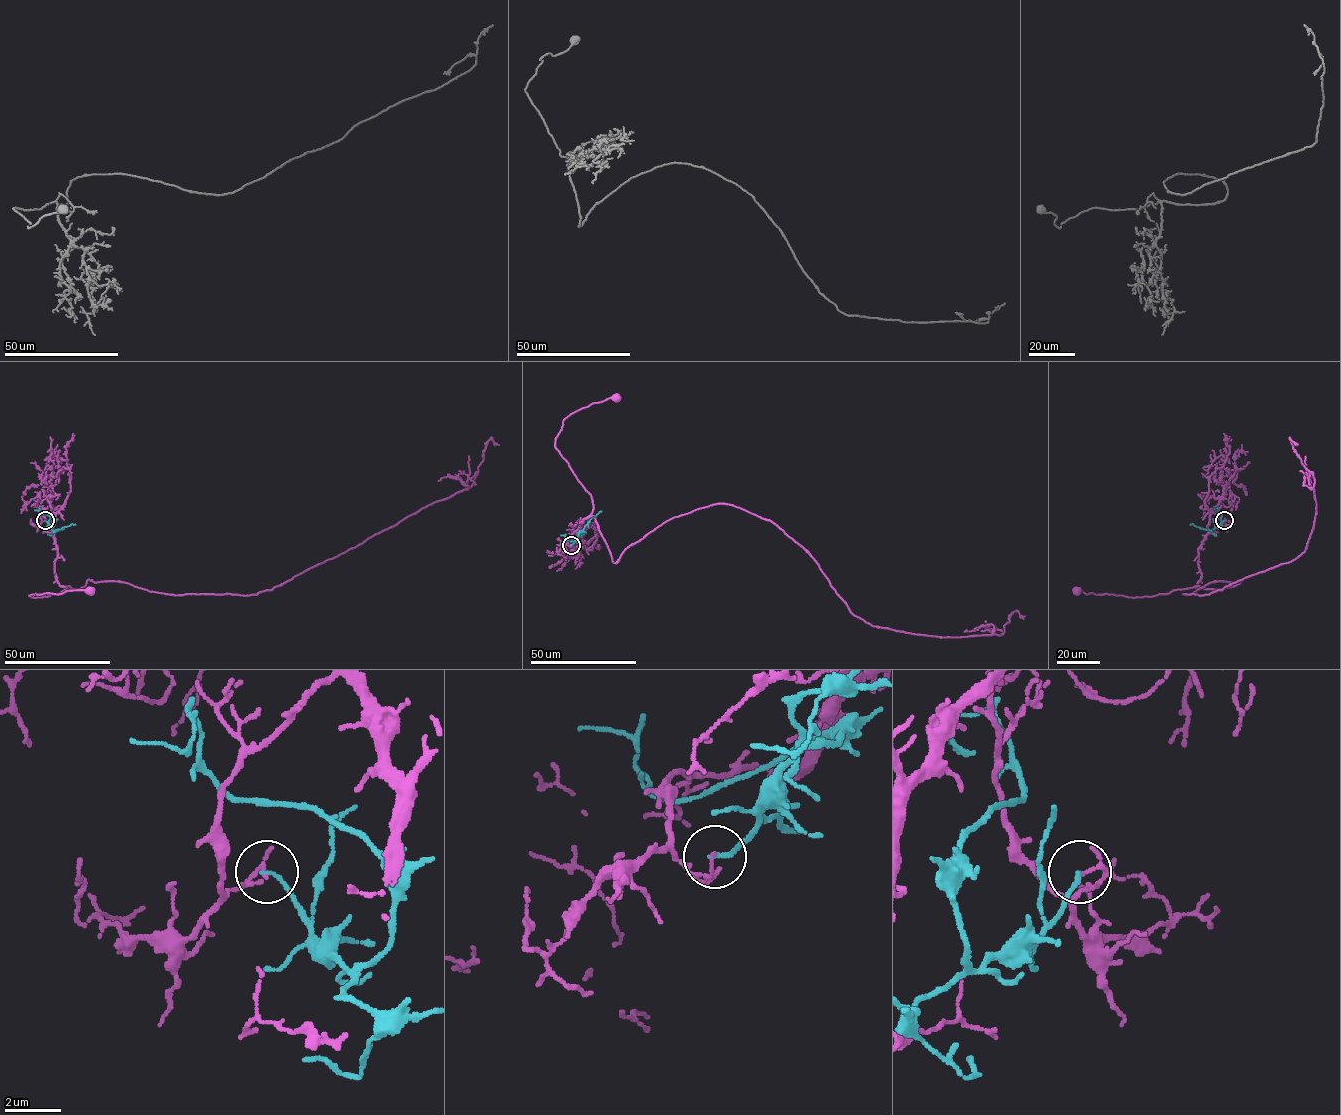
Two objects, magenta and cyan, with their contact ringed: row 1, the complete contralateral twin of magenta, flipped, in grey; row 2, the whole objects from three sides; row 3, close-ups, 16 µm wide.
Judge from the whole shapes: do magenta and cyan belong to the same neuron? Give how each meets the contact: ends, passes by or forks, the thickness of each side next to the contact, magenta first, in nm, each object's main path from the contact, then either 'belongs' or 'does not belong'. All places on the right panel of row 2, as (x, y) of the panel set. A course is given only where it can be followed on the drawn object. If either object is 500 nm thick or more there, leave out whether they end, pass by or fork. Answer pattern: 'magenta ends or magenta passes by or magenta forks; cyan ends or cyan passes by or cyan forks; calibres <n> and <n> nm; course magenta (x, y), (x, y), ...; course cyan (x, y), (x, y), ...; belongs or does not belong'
magenta passes by; cyan ends; calibres 90 and 140 nm; course magenta (1224, 520), (1218, 516), (1217, 505), (1198, 550), (1201, 579), (1193, 587), (1132, 597), (1077, 591); course cyan (1224, 520), (1216, 527), (1214, 519), (1219, 514), (1217, 508), (1214, 510); does not belong

